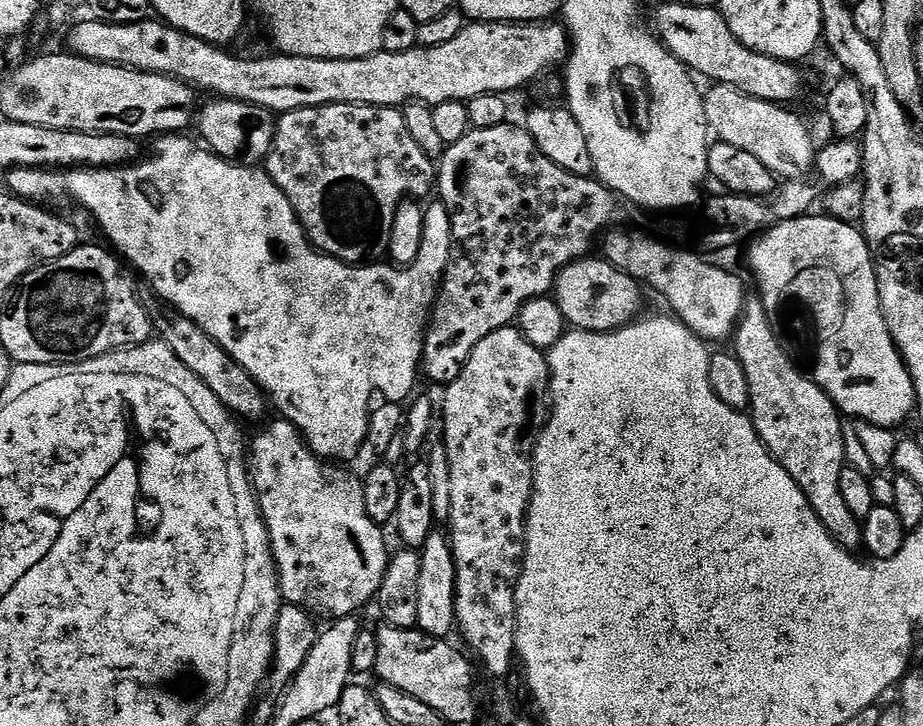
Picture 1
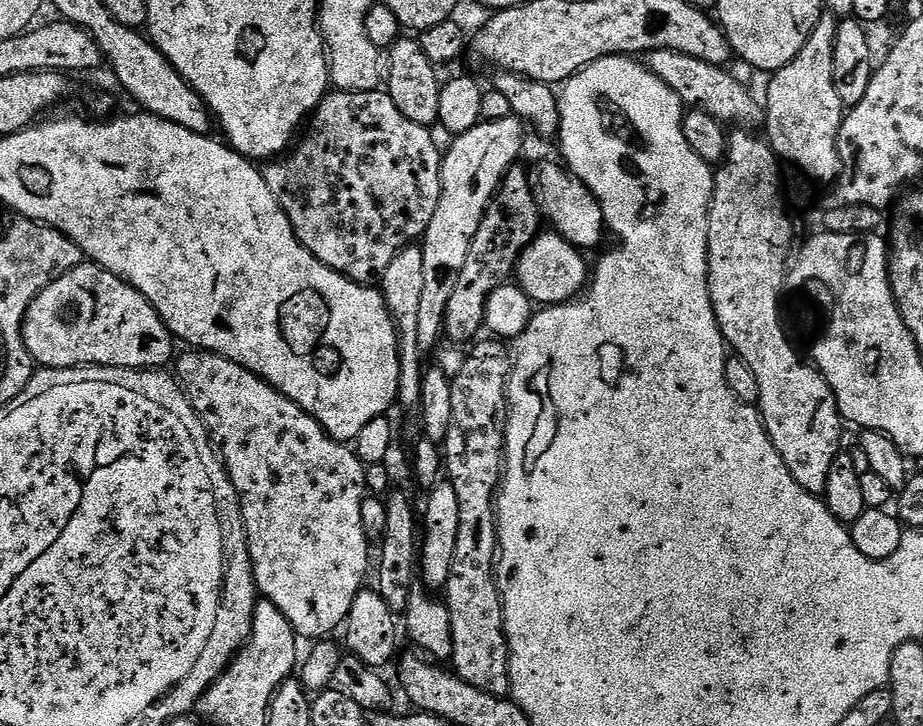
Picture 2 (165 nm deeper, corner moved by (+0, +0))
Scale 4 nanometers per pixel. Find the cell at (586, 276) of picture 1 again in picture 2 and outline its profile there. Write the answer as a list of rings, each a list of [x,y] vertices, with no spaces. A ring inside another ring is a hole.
[[[551,230],[541,231],[520,255],[514,273],[515,283],[532,299],[533,305],[551,306],[574,300],[584,291],[590,279],[590,264],[583,260],[581,249]]]

